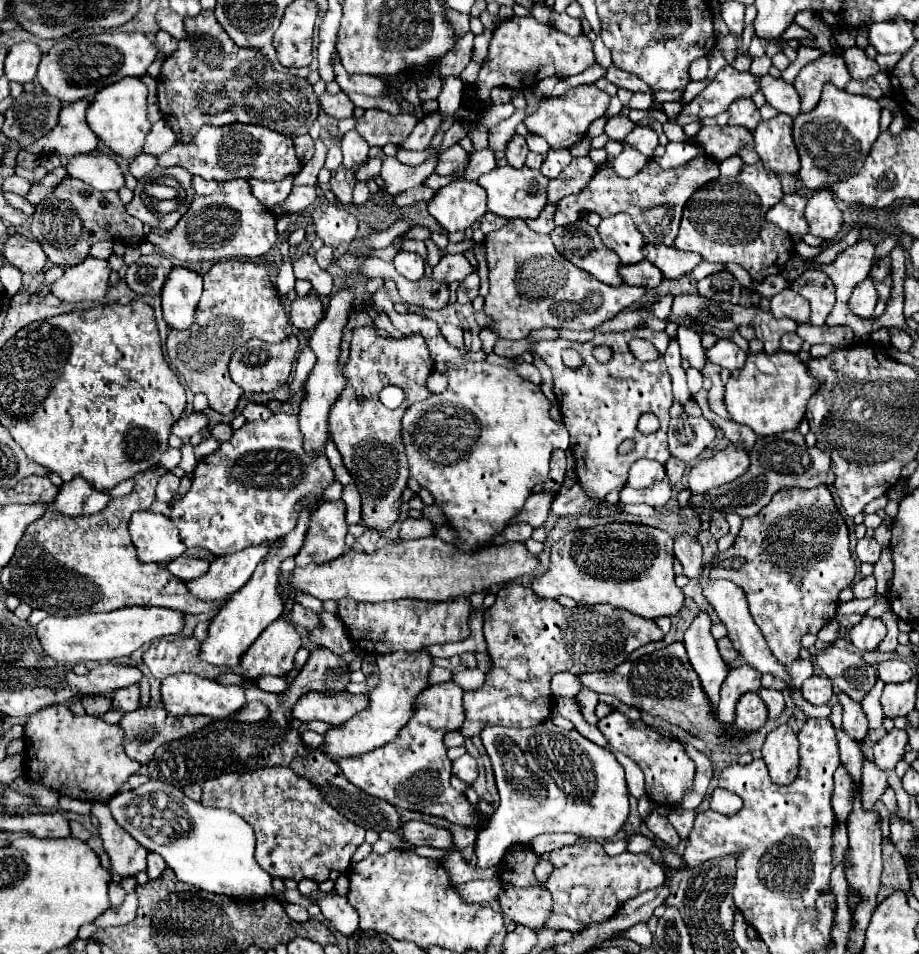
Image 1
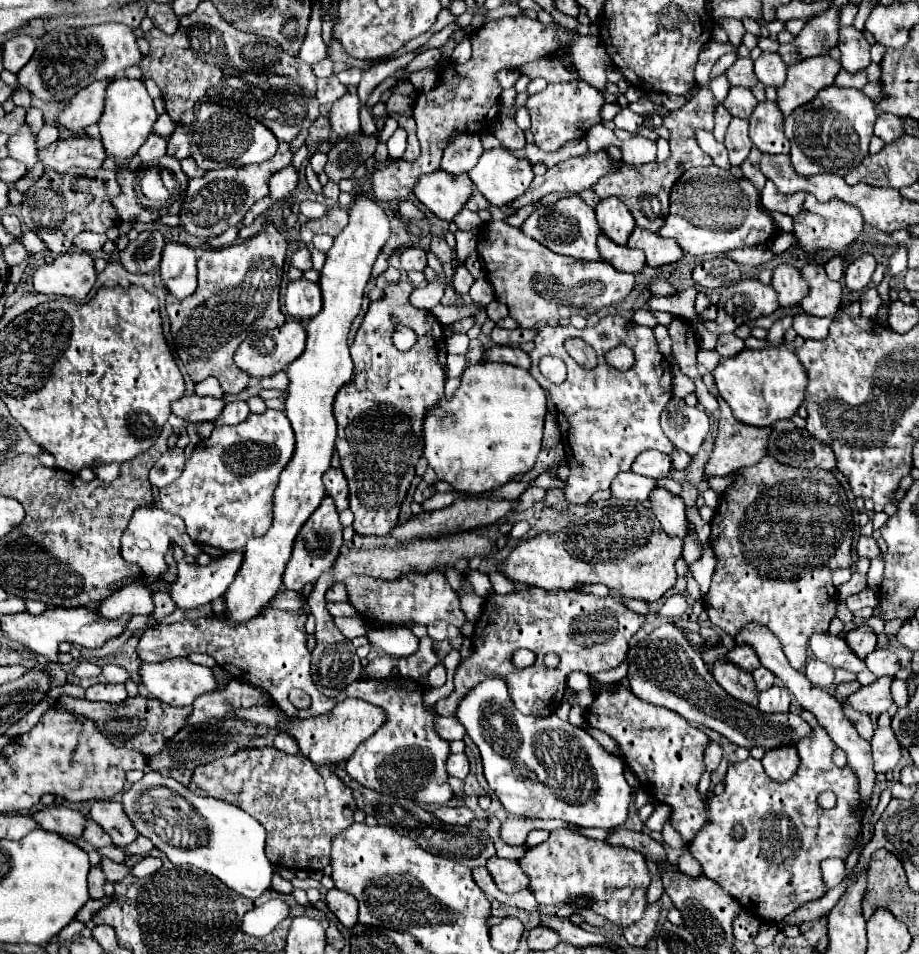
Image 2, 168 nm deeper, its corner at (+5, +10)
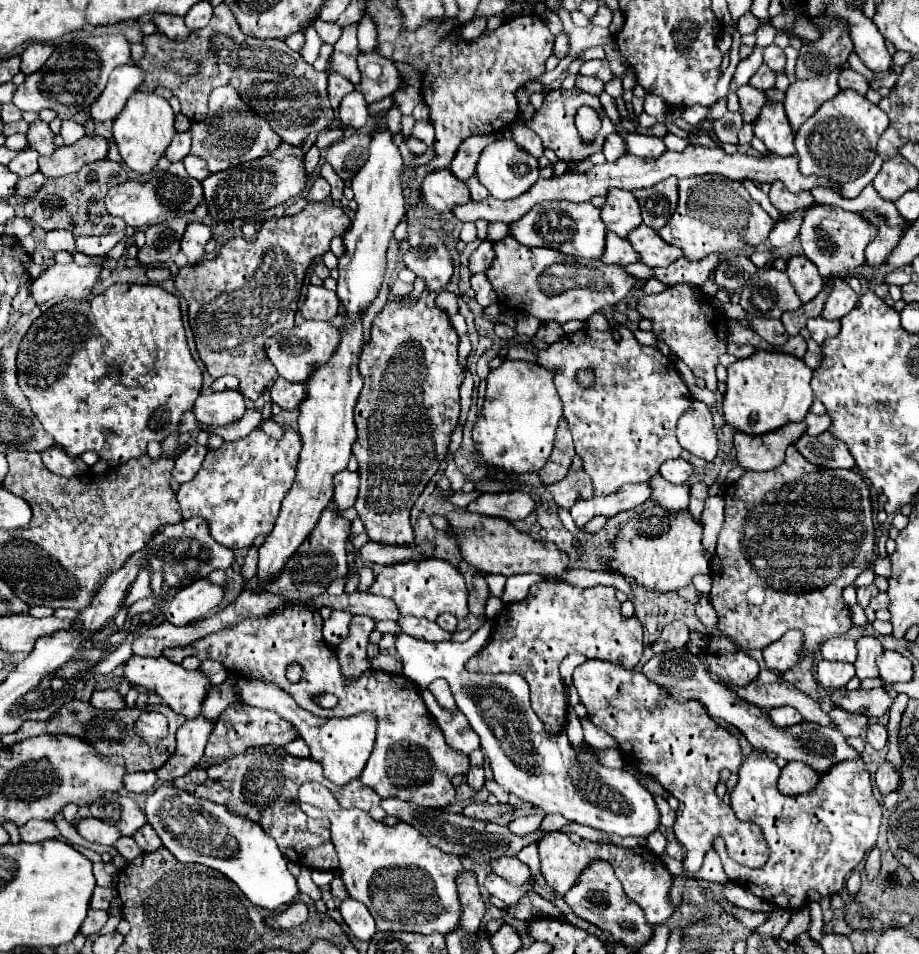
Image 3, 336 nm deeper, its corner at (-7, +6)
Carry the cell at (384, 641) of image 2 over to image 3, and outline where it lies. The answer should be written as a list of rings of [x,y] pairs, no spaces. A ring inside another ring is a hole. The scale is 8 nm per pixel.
[[[492,619],[464,643],[442,641],[430,643],[406,633],[396,639],[396,651],[402,659],[402,673],[414,681],[420,689],[426,687],[432,677],[444,677],[450,683],[458,709],[466,715],[472,729],[482,741],[482,751],[488,755],[494,779],[506,791],[518,795],[522,801],[540,807],[546,813],[560,813],[568,821],[588,825],[612,835],[648,837],[660,829],[660,811],[654,797],[638,785],[638,779],[624,769],[602,767],[592,749],[576,751],[566,733],[550,737],[544,731],[542,721],[530,707],[528,685],[524,677],[516,673],[468,673],[464,663],[468,657],[488,643],[492,633]]]

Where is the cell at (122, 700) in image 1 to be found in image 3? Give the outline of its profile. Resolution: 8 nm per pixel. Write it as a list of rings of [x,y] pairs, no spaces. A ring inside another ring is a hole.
[[[104,689],[104,691],[94,691],[90,697],[90,705],[94,705],[96,709],[122,709],[124,707],[124,697],[118,695],[118,691],[114,689]]]

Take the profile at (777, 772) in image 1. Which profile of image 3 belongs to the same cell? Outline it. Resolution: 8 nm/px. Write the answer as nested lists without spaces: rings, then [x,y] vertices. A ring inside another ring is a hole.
[[[788,763],[782,769],[782,775],[778,779],[778,791],[782,795],[802,795],[814,789],[814,785],[820,781],[820,777],[802,763]]]

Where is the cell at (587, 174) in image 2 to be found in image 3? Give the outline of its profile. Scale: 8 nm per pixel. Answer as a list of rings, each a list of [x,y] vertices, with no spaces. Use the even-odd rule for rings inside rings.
[[[690,145],[686,147],[682,153],[678,151],[666,151],[662,157],[658,159],[642,159],[636,155],[622,155],[618,161],[614,163],[604,163],[604,165],[596,165],[586,173],[572,173],[572,175],[560,175],[560,177],[550,177],[544,179],[540,177],[522,197],[516,197],[514,201],[498,201],[496,197],[486,197],[484,201],[468,201],[464,205],[454,205],[452,207],[452,215],[460,221],[478,221],[478,219],[486,219],[486,221],[502,221],[502,223],[514,223],[520,217],[524,217],[536,203],[542,201],[560,201],[560,199],[568,199],[568,201],[590,201],[596,195],[606,195],[612,187],[624,189],[624,191],[632,191],[638,187],[652,187],[672,175],[676,175],[678,179],[682,177],[694,177],[694,175],[704,175],[704,173],[712,173],[712,175],[722,175],[728,177],[732,181],[756,181],[756,183],[772,183],[772,181],[782,181],[792,193],[804,191],[804,189],[812,189],[816,185],[826,185],[830,189],[838,189],[838,185],[834,185],[834,181],[822,181],[822,177],[806,177],[800,173],[798,169],[798,157],[780,157],[780,155],[768,155],[768,157],[750,157],[750,155],[726,155],[720,149],[710,149],[710,147],[702,147],[702,145]]]

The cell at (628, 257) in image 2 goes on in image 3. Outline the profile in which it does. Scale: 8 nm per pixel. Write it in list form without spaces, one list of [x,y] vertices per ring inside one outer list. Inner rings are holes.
[[[606,233],[606,249],[602,253],[604,263],[616,263],[616,265],[630,265],[638,261],[638,253],[634,253],[632,245],[626,239],[614,237],[614,233]]]

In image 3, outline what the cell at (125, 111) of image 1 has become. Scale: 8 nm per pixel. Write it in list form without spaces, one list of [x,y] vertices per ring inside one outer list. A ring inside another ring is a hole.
[[[134,93],[114,121],[114,141],[120,149],[120,155],[124,163],[138,175],[152,173],[156,163],[164,157],[174,133],[174,111],[170,103],[156,93]]]

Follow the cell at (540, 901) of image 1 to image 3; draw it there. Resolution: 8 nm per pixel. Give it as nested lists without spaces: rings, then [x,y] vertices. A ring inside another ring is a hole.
[[[498,857],[490,861],[490,867],[496,875],[506,879],[510,885],[524,885],[530,879],[530,869],[518,857]]]

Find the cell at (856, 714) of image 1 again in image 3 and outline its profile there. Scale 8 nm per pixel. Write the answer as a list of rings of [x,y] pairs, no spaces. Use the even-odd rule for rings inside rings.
[[[872,723],[866,727],[866,741],[876,749],[876,751],[882,751],[886,747],[886,741],[888,741],[888,733],[886,733],[886,727],[884,725],[878,725],[878,723]]]

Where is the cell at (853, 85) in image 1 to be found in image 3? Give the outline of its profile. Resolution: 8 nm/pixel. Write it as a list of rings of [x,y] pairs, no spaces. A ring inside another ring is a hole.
[[[844,69],[840,73],[840,89],[854,89],[858,91],[860,95],[866,95],[868,91],[868,81],[864,75],[852,71],[852,69]]]

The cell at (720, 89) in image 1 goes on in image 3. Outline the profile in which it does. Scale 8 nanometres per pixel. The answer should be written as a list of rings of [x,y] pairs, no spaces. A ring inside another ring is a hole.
[[[762,65],[762,67],[756,71],[756,75],[750,79],[750,85],[766,91],[766,89],[774,87],[774,79],[776,79],[776,73],[774,73],[768,65]]]

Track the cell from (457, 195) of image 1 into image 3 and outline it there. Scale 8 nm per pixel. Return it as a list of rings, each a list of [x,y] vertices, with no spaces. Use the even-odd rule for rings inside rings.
[[[436,169],[422,181],[422,199],[436,211],[446,213],[454,205],[470,201],[470,191],[450,173],[450,169]]]

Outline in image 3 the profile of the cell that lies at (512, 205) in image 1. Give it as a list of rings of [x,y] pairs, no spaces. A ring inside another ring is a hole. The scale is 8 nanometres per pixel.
[[[498,139],[480,153],[480,159],[476,165],[476,177],[490,191],[492,197],[516,199],[522,193],[526,193],[526,189],[530,189],[530,185],[534,185],[534,181],[540,177],[540,173],[538,173],[538,161],[534,157],[530,157],[530,153],[526,153],[516,141]]]

